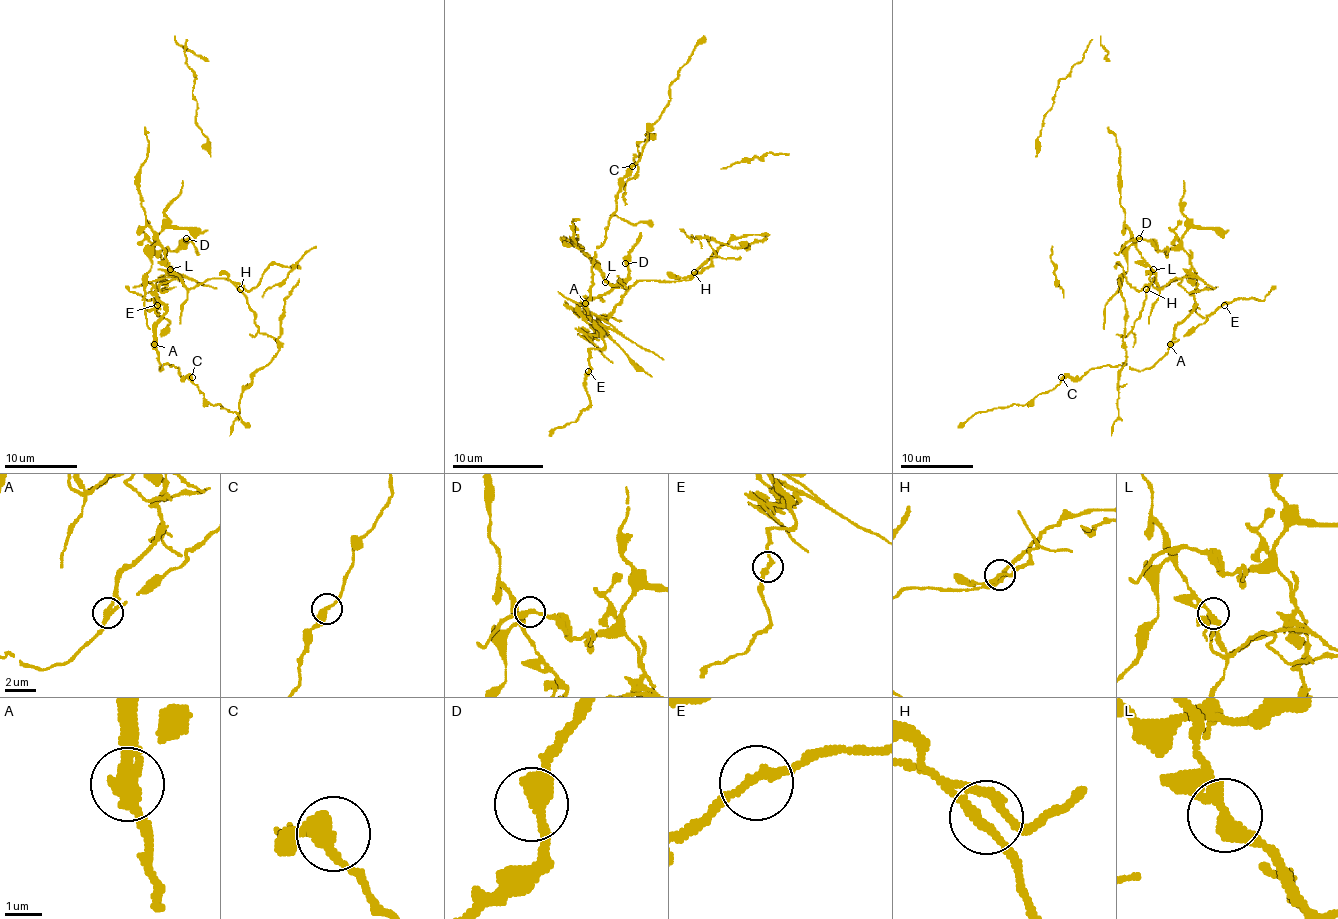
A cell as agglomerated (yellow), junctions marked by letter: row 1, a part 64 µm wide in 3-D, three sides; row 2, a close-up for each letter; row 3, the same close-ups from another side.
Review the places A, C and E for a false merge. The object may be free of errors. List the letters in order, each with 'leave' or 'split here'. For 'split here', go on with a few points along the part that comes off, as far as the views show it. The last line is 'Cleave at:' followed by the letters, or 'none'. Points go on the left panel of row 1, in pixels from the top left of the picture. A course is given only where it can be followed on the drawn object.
A: split here
C: leave
E: leave
Cleave at: A

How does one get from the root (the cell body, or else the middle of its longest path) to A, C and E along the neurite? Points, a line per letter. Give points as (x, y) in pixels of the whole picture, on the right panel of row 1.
A: (1169, 282), (1175, 278), (1196, 280), (1195, 309), (1177, 327), (1175, 339), (1169, 345)
C: (1169, 282), (1196, 280), (1195, 309), (1177, 327), (1175, 343), (1151, 366), (1103, 365), (1079, 377), (1061, 377)
E: (1169, 282), (1175, 278), (1196, 280), (1195, 307), (1202, 316), (1211, 316), (1223, 305)

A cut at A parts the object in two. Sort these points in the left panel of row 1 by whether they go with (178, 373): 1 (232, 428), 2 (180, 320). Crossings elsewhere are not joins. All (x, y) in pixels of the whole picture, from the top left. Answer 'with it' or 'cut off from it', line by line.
1: cut off from it
2: cut off from it

